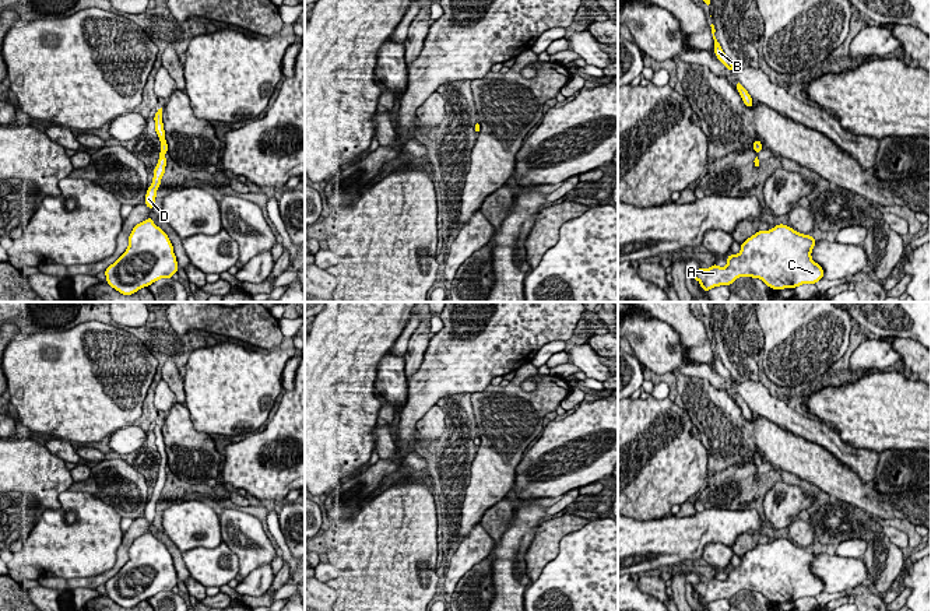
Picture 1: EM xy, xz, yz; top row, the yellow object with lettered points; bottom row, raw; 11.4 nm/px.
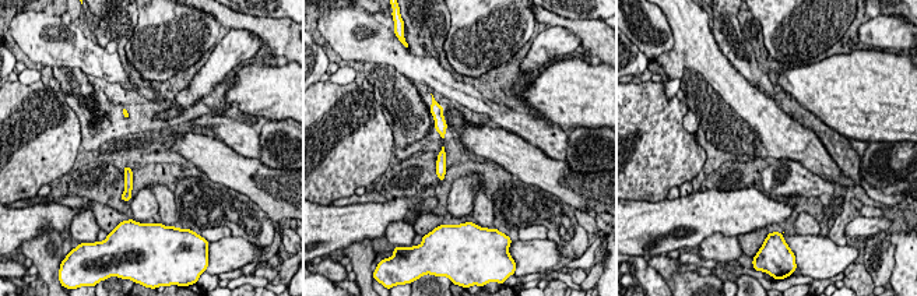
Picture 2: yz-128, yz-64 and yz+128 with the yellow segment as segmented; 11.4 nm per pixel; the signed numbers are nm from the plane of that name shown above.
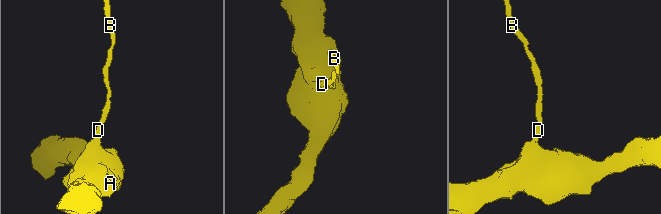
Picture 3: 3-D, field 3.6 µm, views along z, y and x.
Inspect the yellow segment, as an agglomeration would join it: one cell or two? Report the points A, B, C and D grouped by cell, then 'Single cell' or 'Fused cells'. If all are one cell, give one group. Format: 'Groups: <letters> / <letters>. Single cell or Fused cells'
Groups: A B C D. Single cell

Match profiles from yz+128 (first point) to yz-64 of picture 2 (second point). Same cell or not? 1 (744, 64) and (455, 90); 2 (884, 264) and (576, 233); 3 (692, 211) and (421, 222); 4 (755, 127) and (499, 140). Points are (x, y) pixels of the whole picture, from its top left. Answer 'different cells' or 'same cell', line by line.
1: different cells
2: same cell
3: different cells
4: same cell

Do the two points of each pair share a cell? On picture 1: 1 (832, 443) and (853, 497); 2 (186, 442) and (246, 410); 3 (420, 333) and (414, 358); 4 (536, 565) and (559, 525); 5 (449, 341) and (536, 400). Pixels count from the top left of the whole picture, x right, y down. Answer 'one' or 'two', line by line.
1: two
2: two
3: one
4: one
5: two

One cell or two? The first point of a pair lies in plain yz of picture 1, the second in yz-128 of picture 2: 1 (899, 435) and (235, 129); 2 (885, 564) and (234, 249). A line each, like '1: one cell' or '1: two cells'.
1: two cells
2: two cells

